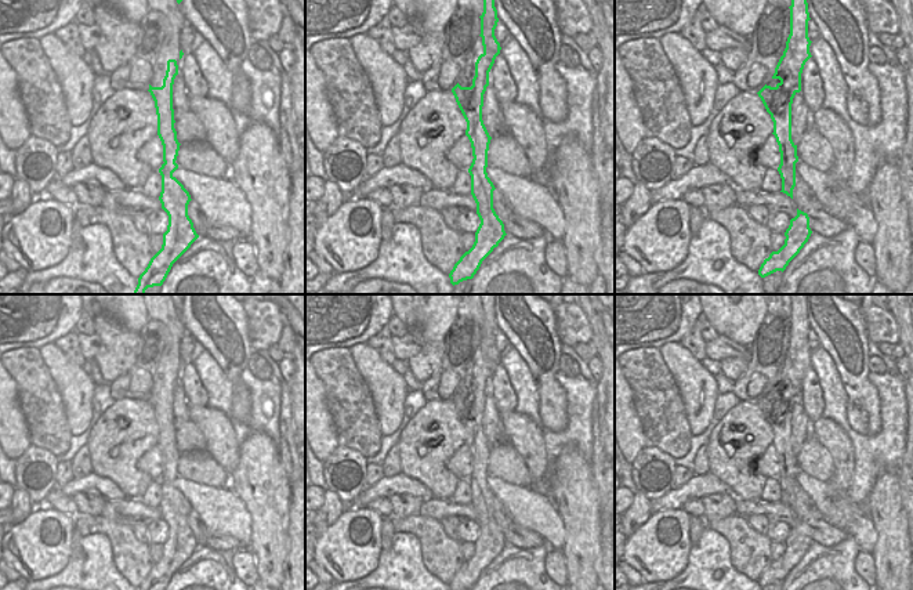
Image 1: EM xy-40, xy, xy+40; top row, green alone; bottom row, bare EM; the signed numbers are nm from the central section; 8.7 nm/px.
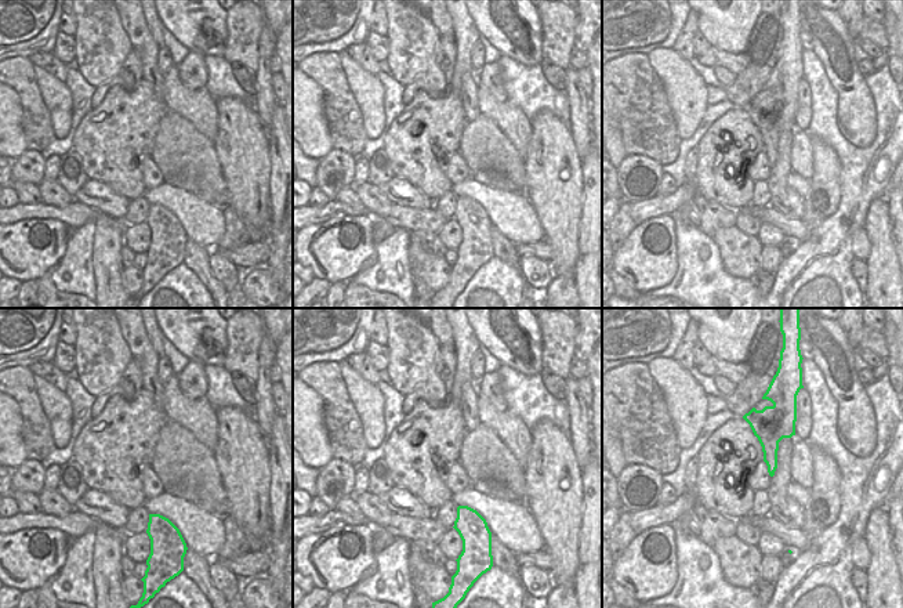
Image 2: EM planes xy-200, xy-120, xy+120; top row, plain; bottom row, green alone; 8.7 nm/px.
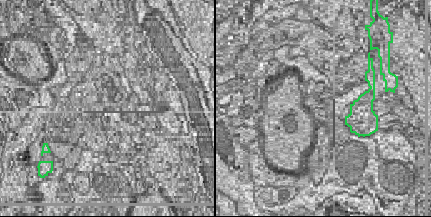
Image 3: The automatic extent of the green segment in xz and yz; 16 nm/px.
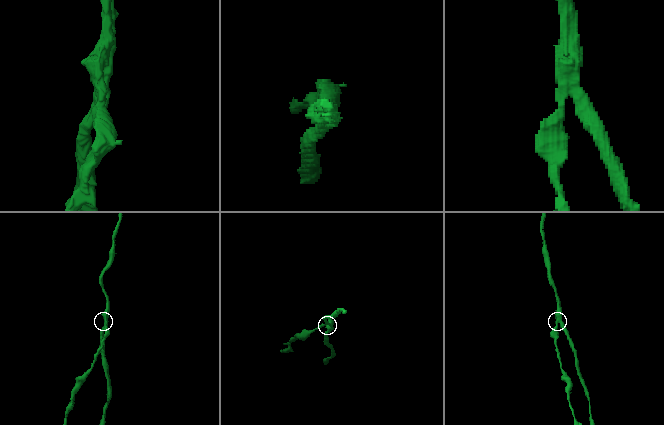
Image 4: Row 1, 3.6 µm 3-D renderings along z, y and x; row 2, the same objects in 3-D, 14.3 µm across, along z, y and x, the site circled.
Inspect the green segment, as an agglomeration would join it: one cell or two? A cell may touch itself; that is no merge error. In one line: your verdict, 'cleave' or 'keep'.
cleave

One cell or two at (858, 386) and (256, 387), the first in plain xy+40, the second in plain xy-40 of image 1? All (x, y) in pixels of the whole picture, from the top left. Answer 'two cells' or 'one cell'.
two cells

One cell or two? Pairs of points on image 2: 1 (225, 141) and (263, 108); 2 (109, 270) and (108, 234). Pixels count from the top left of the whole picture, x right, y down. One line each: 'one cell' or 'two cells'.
1: two cells
2: one cell

